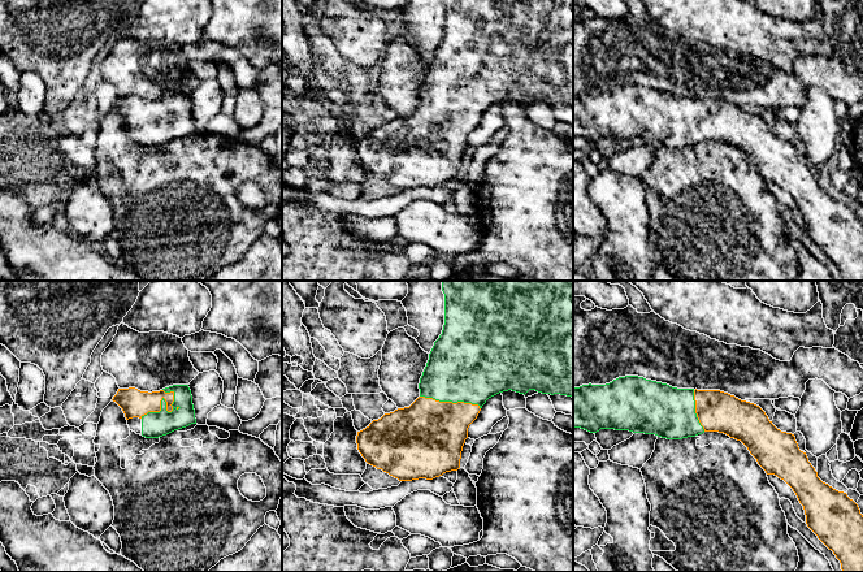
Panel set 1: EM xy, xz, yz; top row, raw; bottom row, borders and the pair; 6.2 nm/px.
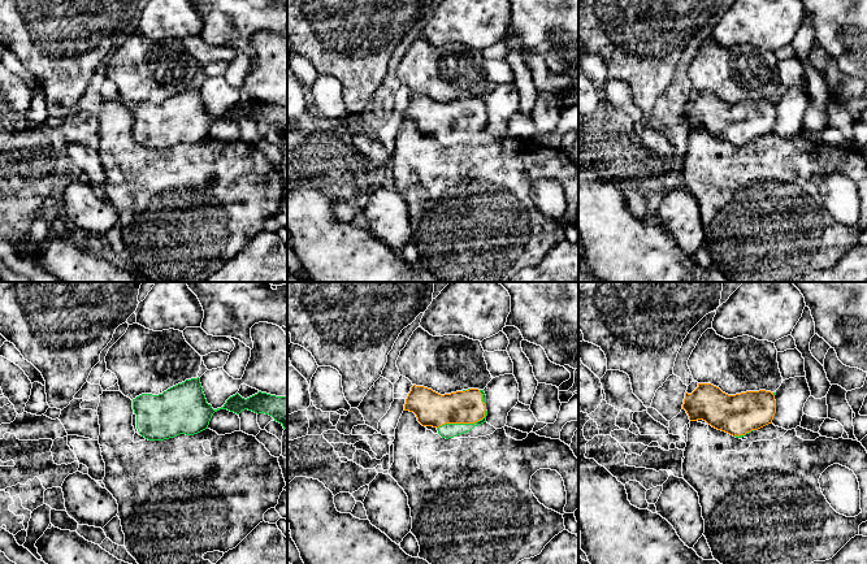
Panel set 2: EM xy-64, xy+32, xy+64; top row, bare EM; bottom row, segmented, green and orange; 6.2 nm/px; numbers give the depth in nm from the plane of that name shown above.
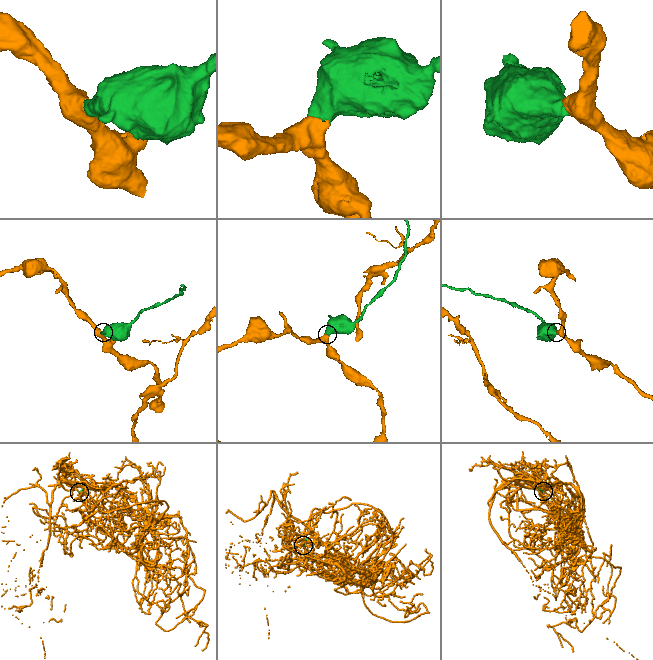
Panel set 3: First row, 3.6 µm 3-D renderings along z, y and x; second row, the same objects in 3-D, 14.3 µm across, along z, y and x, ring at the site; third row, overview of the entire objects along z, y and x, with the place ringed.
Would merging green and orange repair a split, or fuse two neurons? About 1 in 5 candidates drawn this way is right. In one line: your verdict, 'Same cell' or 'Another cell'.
Same cell

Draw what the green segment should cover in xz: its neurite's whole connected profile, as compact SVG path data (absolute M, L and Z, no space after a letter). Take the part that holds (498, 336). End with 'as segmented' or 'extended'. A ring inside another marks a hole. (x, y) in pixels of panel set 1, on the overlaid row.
M443 281L442 291L444 294L444 325L420 378L420 396L409 407L398 408L373 420L356 436L357 450L365 462L399 481L433 480L446 472L457 471L469 425L477 419L486 400L499 393L512 390L525 395L529 390L535 390L542 394L573 398L573 281Z; extended

